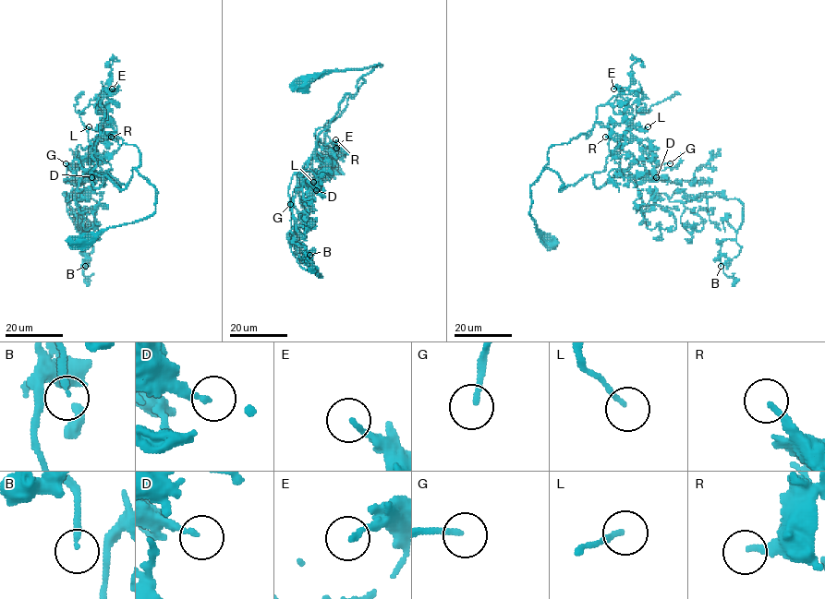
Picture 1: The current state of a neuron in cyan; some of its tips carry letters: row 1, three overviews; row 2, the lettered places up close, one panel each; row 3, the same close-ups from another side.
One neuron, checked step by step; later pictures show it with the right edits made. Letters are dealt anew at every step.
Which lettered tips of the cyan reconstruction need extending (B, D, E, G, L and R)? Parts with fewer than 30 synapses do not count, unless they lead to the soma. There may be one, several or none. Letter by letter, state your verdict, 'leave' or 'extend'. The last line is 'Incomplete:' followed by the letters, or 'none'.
B: extend
D: leave
E: leave
G: extend
L: extend
R: leave
Incomplete: B, G, L

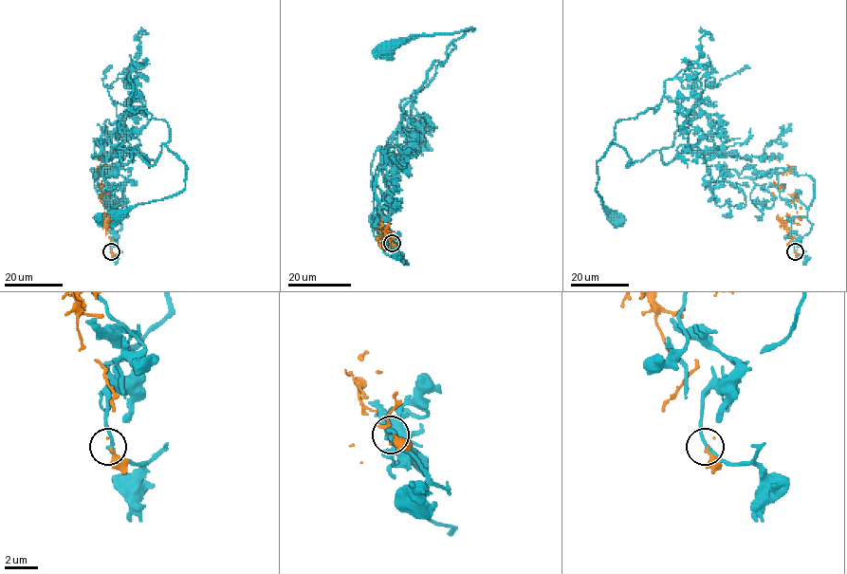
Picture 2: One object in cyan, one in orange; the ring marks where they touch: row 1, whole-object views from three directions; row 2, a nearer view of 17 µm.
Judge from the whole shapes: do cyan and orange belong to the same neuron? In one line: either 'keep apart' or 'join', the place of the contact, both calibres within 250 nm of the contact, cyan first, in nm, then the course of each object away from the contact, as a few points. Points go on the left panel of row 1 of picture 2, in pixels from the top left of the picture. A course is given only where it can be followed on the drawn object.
keep apart; at (111, 251); 200 nm thick on the cyan side, 200 nm on the other; cyan runs (110, 251), (125, 180), (91, 170), (115, 146), (184, 162), (181, 191), (103, 218); orange runs (111, 251), (110, 238), (105, 231), (101, 199), (101, 194), (104, 194), (98, 167), (104, 165), (98, 157)

